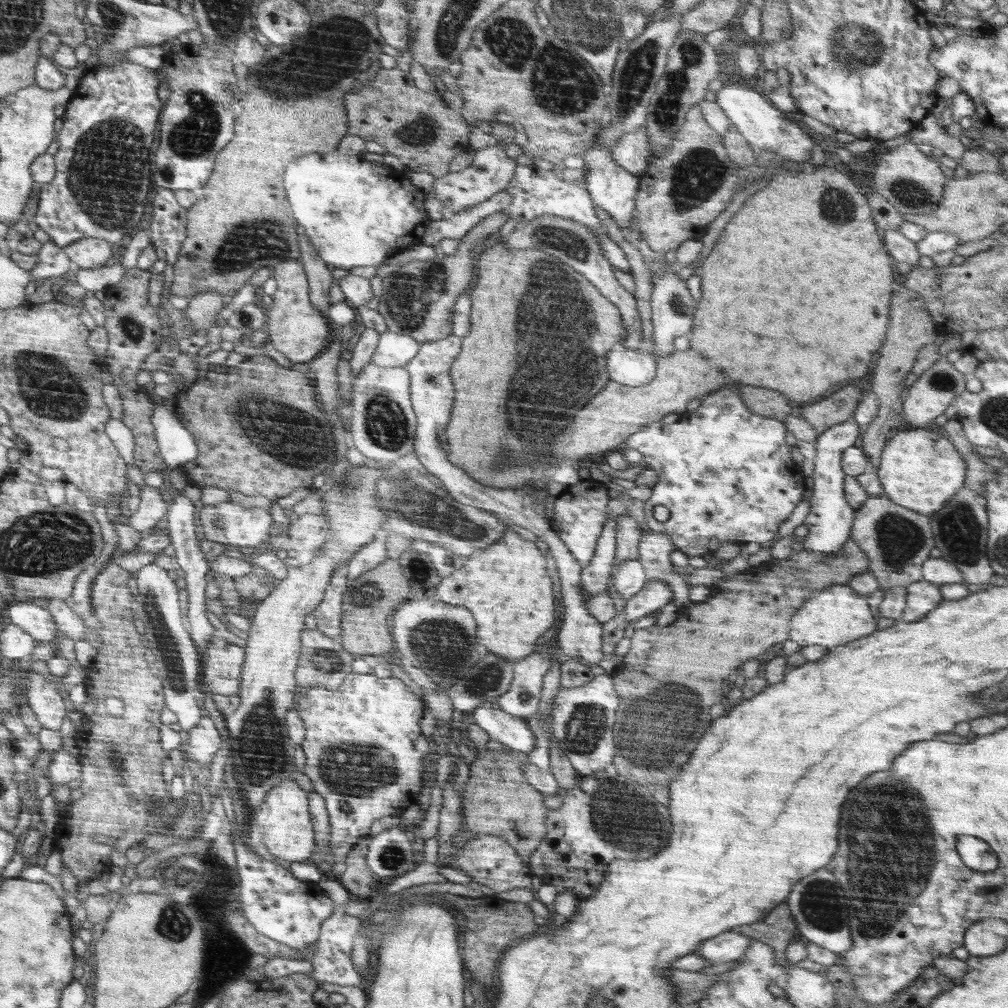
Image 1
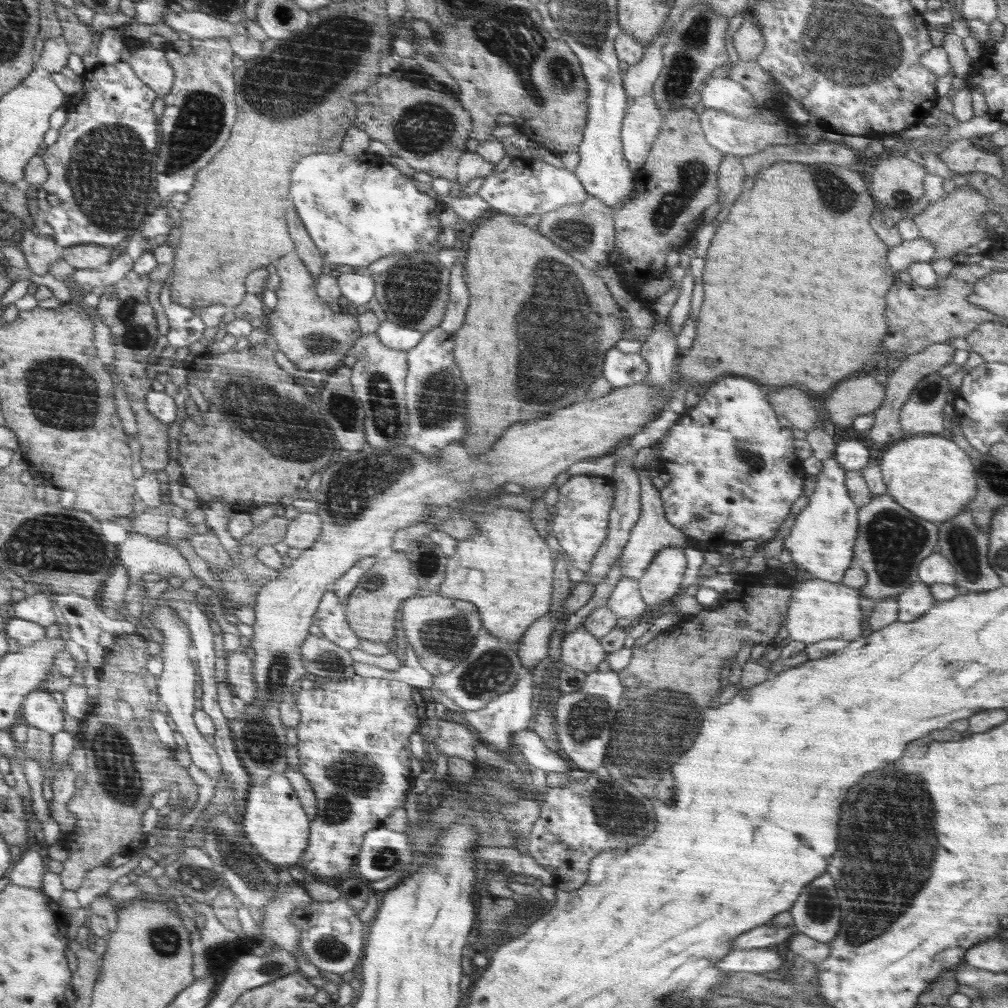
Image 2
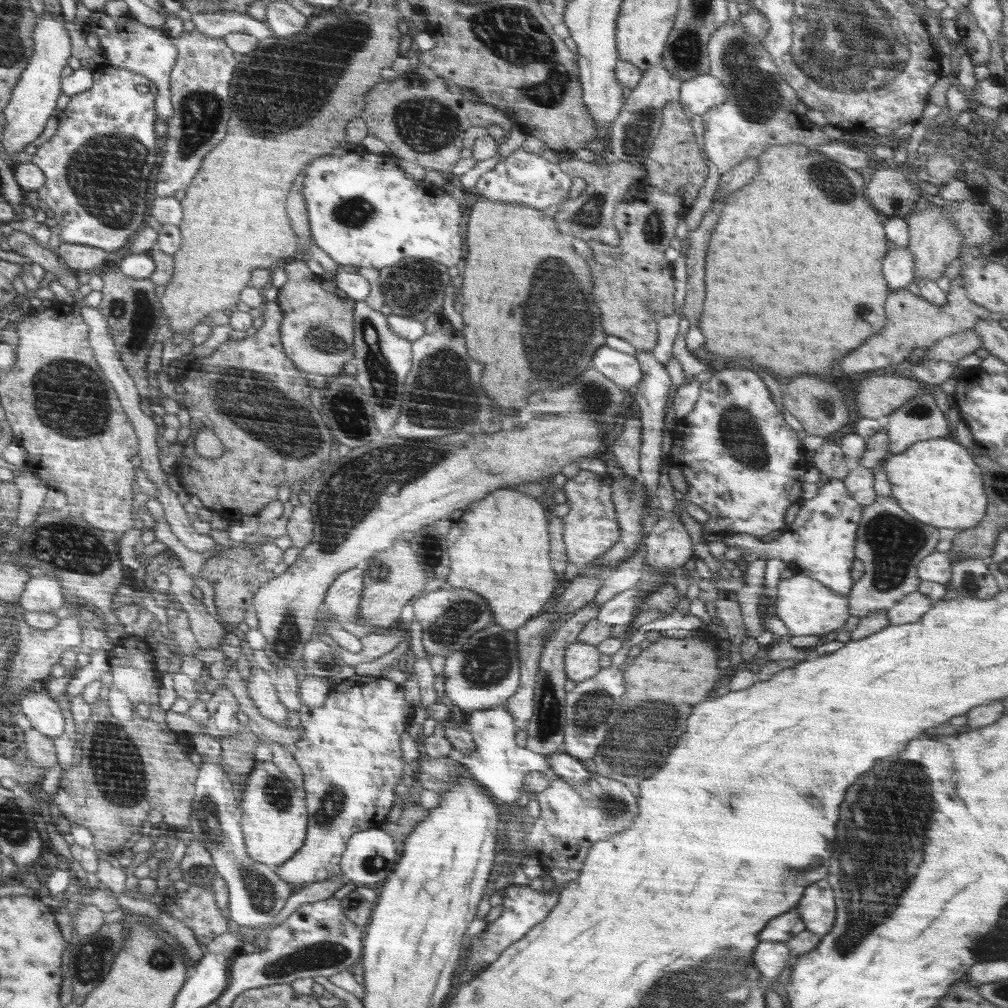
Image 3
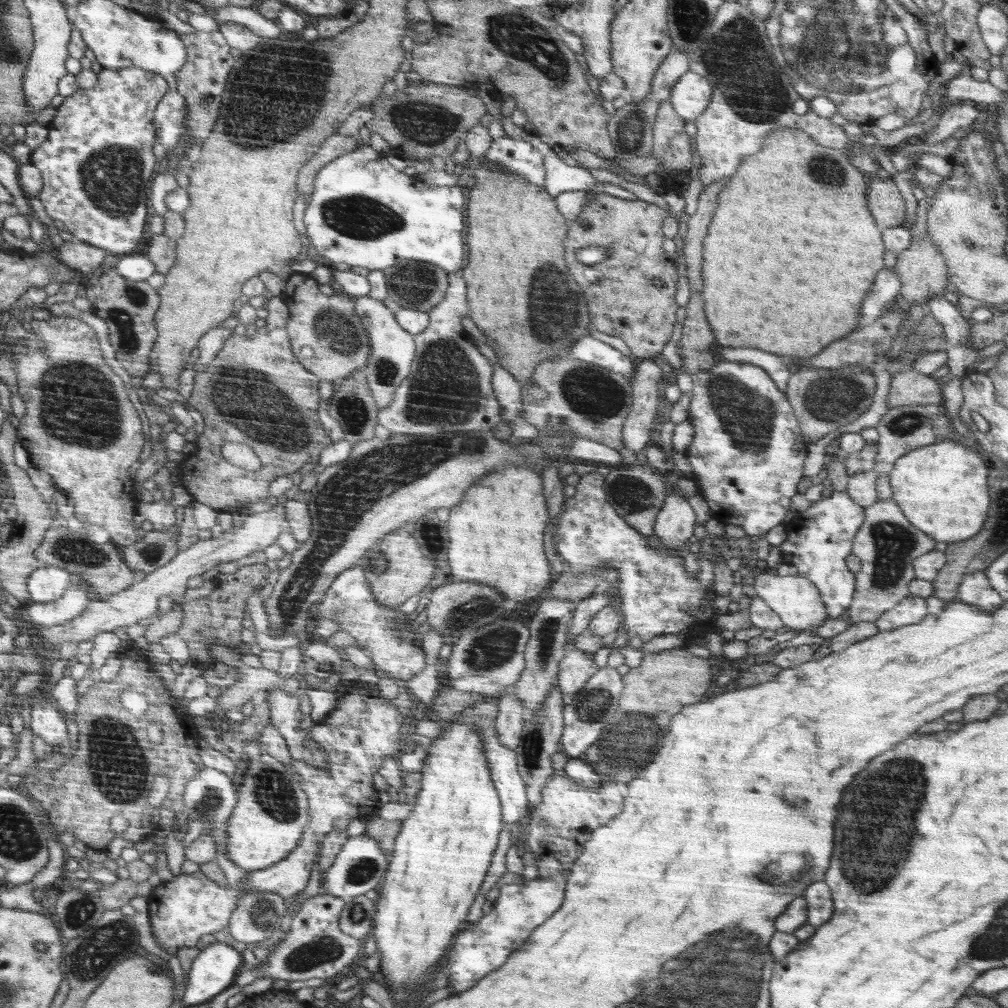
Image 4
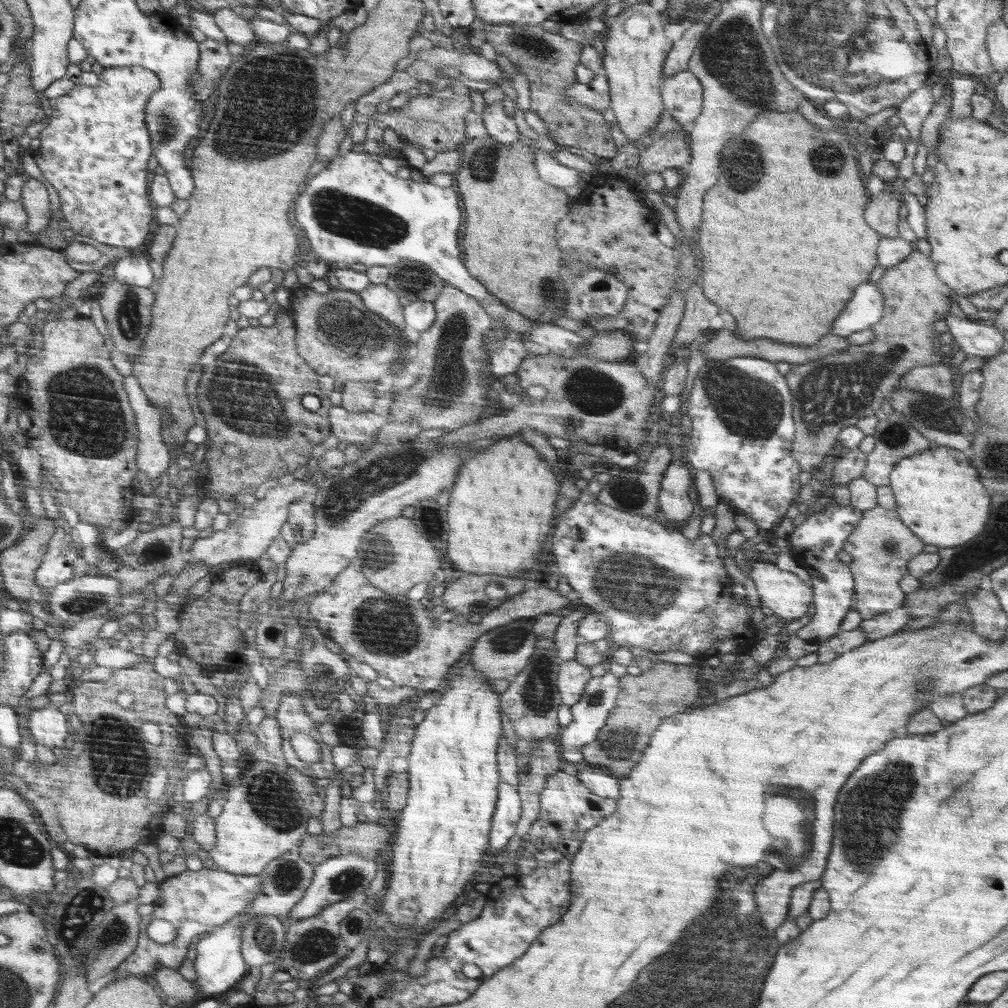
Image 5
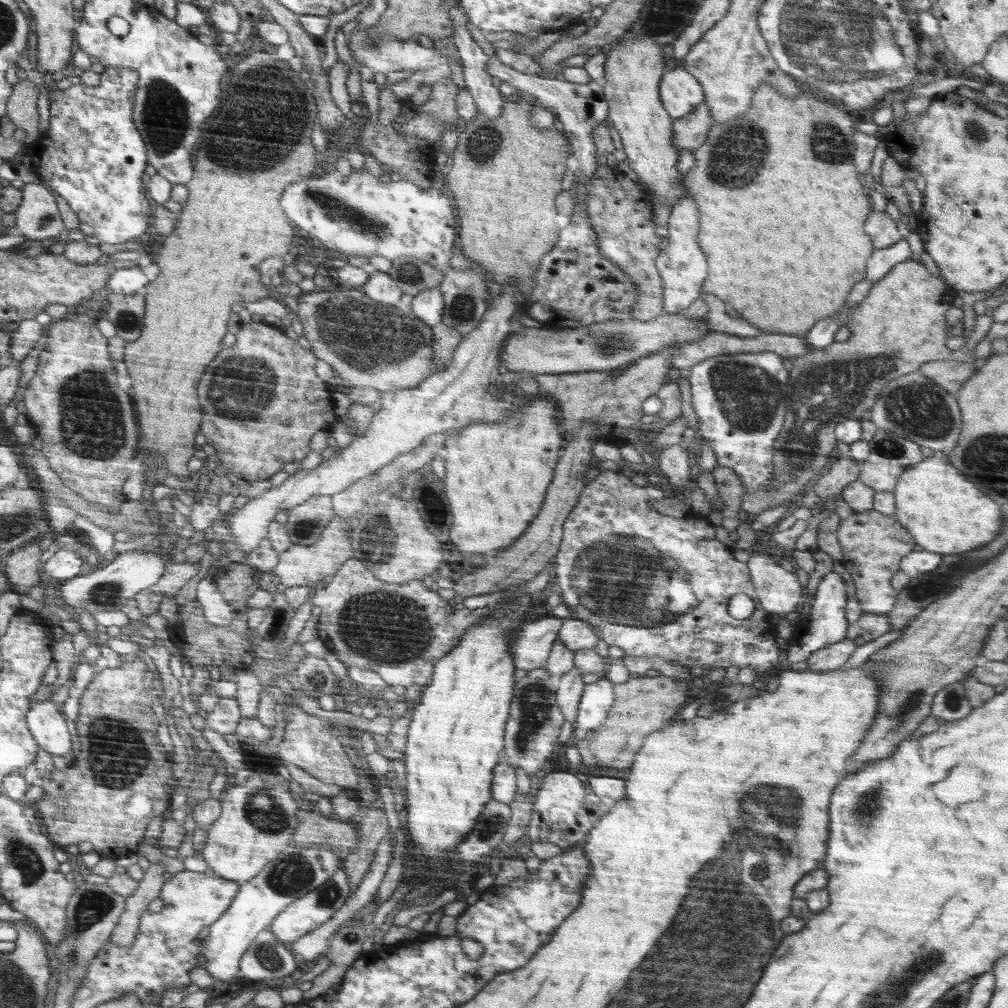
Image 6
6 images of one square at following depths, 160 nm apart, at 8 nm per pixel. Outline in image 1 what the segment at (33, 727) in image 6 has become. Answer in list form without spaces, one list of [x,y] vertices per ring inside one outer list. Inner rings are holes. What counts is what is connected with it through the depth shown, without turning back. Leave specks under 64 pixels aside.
[[[29,671],[24,694],[26,704],[34,712],[41,727],[59,731],[64,722],[66,710],[54,684],[48,682],[44,676]]]

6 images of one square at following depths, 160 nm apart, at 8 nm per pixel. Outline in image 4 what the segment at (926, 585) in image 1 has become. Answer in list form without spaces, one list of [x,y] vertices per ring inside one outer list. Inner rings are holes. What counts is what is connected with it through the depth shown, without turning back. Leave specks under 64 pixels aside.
[[[911,594],[880,615],[875,623],[879,632],[884,632],[909,624],[918,624],[928,614],[926,599]]]

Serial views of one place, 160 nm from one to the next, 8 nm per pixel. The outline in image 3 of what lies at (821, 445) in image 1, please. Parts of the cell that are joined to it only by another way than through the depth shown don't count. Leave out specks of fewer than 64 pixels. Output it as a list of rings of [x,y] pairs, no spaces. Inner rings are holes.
[[[830,479],[828,483],[821,483],[816,497],[801,500],[802,505],[796,519],[791,525],[782,530],[780,536],[769,542],[762,542],[760,538],[744,533],[725,534],[721,540],[728,548],[736,548],[743,554],[756,552],[766,559],[782,559],[786,562],[794,575],[803,574],[821,582],[824,586],[832,589],[836,594],[848,598],[850,589],[855,583],[851,577],[851,568],[855,559],[855,536],[858,523],[862,516],[863,505],[858,504],[847,491],[843,481]]]

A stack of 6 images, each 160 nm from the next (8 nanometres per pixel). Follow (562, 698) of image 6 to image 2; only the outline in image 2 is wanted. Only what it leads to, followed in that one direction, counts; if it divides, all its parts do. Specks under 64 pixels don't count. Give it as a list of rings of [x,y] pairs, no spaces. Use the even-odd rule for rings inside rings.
[[[583,625],[574,628],[561,641],[562,664],[586,674],[598,671],[607,654],[601,642]]]

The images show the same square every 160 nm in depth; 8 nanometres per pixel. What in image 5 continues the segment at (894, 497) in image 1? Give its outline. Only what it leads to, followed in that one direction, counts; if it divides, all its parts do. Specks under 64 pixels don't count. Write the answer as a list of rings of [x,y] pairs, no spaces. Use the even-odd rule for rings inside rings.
[[[932,446],[899,460],[889,479],[900,520],[925,544],[952,548],[984,530],[990,514],[990,496],[962,451]]]

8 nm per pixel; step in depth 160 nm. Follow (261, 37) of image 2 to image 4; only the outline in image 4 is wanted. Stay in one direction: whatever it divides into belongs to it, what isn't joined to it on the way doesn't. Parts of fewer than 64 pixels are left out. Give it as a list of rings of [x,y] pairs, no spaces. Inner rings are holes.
[[[218,7],[212,17],[219,25],[220,22],[235,22],[264,38],[276,38],[282,34],[276,20],[264,18],[252,8]]]

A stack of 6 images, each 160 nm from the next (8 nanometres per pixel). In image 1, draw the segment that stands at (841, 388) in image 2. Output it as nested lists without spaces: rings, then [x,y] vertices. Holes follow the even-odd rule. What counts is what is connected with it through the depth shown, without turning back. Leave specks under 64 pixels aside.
[[[847,385],[832,393],[830,397],[821,397],[807,404],[799,409],[798,415],[802,416],[820,434],[835,424],[852,419],[863,392],[859,387]]]

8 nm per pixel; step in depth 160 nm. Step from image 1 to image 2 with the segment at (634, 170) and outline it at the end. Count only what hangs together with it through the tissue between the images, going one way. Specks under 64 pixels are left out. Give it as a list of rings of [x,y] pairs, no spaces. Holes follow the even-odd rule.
[[[652,92],[637,98],[627,110],[622,126],[623,156],[631,170],[638,170],[644,166],[664,116],[658,110]]]

